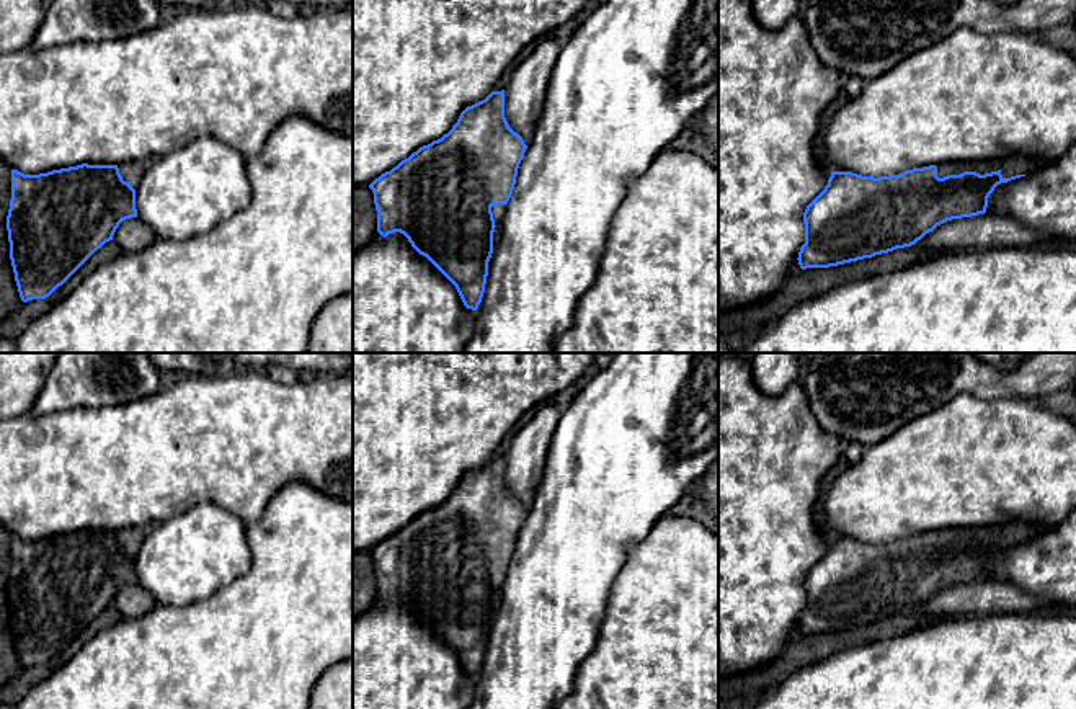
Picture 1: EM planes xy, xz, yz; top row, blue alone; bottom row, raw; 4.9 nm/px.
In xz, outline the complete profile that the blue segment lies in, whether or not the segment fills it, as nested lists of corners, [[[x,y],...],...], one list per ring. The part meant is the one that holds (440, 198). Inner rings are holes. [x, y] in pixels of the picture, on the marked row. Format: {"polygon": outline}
{"polygon": [[[505,90],[467,106],[452,129],[420,147],[376,178],[377,232],[403,234],[457,289],[464,305],[477,310],[487,284],[488,261],[498,245],[518,168],[527,145],[505,118]]]}

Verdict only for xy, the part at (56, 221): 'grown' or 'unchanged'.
grown

